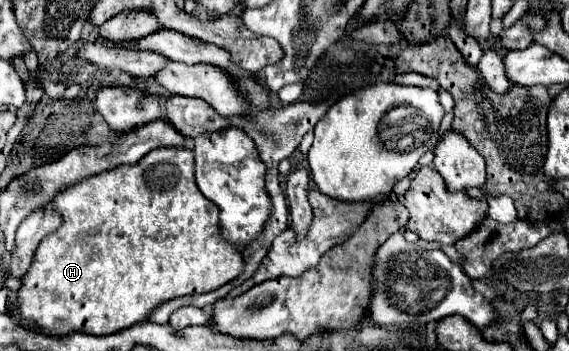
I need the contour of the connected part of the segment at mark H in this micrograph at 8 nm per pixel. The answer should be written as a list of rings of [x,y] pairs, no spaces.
[[[159,147],[157,151],[151,151],[149,155],[145,155],[145,159],[141,159],[141,163],[135,165],[121,165],[121,167],[113,167],[113,171],[103,171],[101,175],[91,175],[89,179],[83,179],[81,183],[75,183],[73,187],[67,187],[65,191],[55,195],[55,207],[61,211],[63,215],[63,225],[53,231],[51,235],[47,235],[37,253],[35,253],[35,261],[29,269],[29,273],[21,279],[23,287],[17,293],[17,301],[19,301],[19,313],[23,319],[33,321],[41,331],[47,331],[51,335],[65,335],[65,333],[87,333],[87,335],[111,335],[117,331],[123,331],[125,327],[133,327],[133,323],[143,323],[149,313],[175,297],[183,297],[183,295],[199,295],[199,293],[209,293],[217,287],[223,287],[225,283],[233,281],[235,277],[241,275],[241,267],[243,267],[243,255],[239,251],[239,247],[233,247],[231,243],[225,243],[221,229],[219,229],[219,209],[201,195],[197,183],[195,183],[195,175],[193,175],[193,151],[185,149],[185,147]]]

